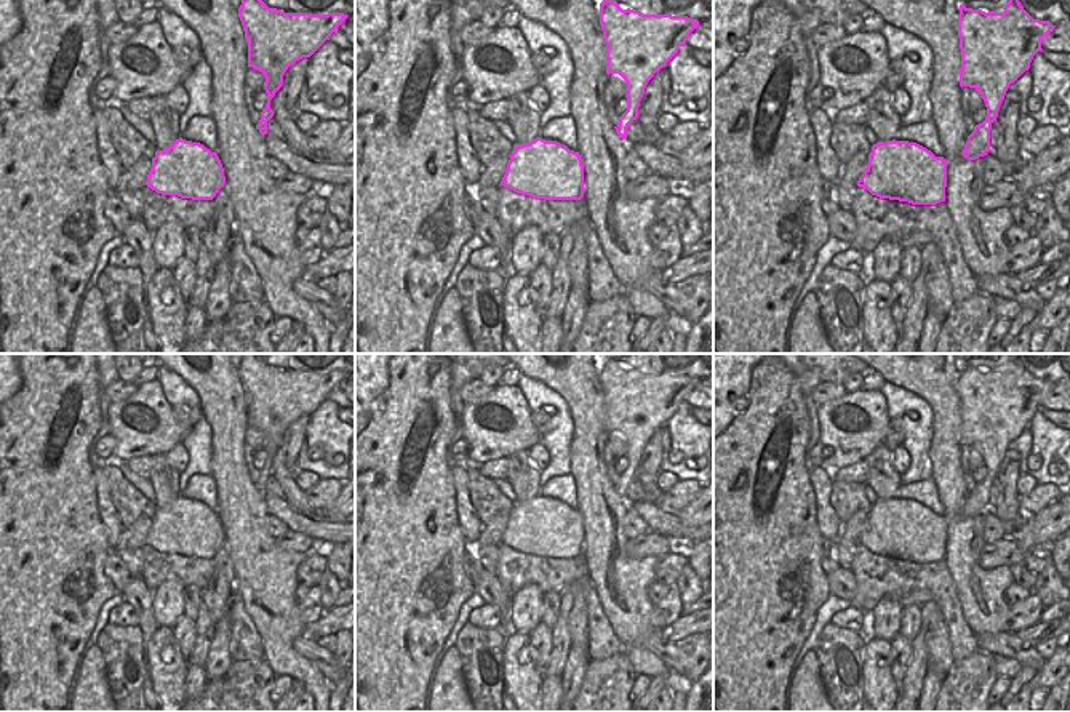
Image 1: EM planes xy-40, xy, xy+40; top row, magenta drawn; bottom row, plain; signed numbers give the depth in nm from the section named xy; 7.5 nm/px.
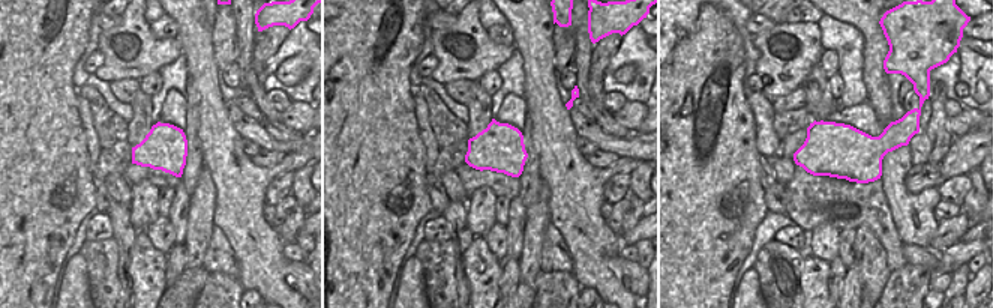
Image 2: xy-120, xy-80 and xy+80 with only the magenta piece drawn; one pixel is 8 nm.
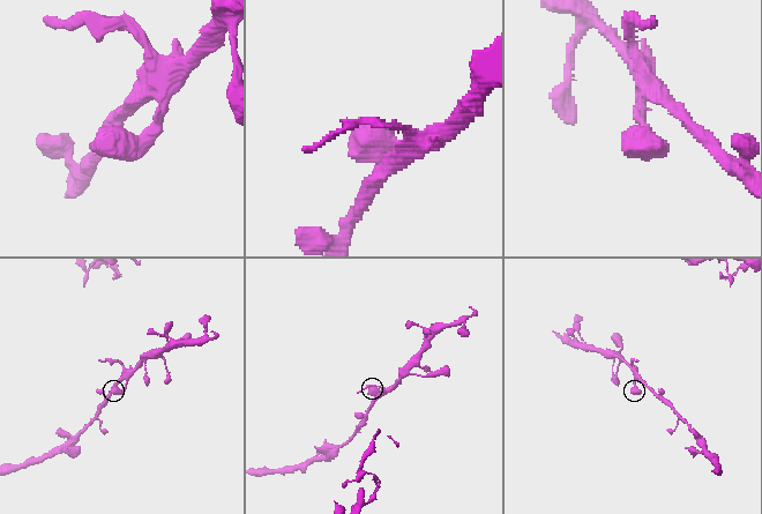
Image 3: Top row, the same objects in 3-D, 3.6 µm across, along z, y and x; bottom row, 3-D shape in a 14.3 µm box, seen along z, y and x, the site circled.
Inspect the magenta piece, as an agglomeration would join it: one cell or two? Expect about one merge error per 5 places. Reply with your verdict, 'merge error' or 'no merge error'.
no merge error

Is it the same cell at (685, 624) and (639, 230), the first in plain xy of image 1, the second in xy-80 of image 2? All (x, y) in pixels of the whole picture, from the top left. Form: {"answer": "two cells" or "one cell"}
{"answer": "one cell"}

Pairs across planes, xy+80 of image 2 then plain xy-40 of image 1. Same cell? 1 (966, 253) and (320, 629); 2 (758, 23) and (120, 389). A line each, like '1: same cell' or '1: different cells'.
1: same cell
2: same cell

